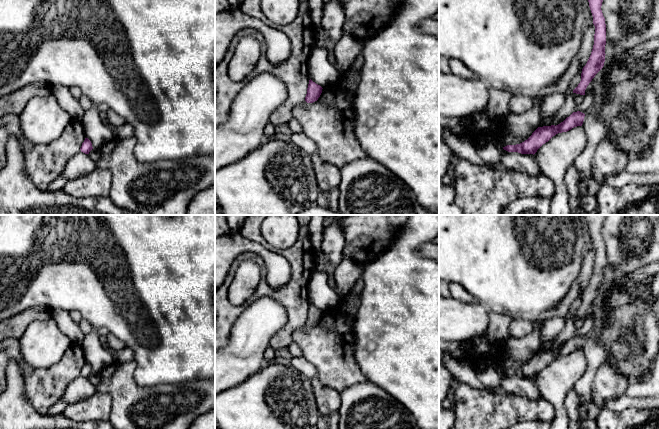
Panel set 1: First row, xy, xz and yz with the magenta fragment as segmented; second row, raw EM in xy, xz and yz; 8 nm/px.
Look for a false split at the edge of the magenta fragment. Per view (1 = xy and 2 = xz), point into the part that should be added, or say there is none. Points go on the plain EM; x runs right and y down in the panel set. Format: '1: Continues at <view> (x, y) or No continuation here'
1: No continuation here
2: No continuation here

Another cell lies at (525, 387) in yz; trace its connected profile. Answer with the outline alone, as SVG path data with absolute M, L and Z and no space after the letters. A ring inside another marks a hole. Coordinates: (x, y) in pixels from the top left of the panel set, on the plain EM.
M503 373L501 377L501 387L504 391L517 396L529 399L541 398L541 395L533 378L508 376Z

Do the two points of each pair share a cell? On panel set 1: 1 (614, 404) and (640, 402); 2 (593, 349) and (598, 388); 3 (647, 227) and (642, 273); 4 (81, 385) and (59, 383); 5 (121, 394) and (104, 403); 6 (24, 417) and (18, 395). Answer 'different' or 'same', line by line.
1: same
2: different
3: different
4: different
5: different
6: same

